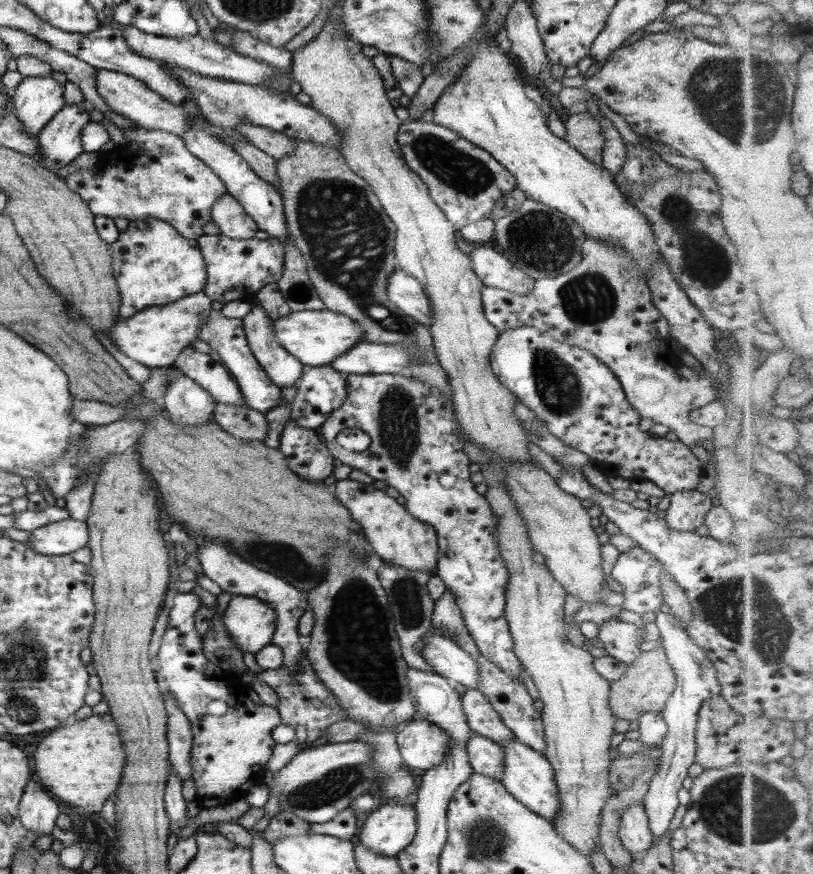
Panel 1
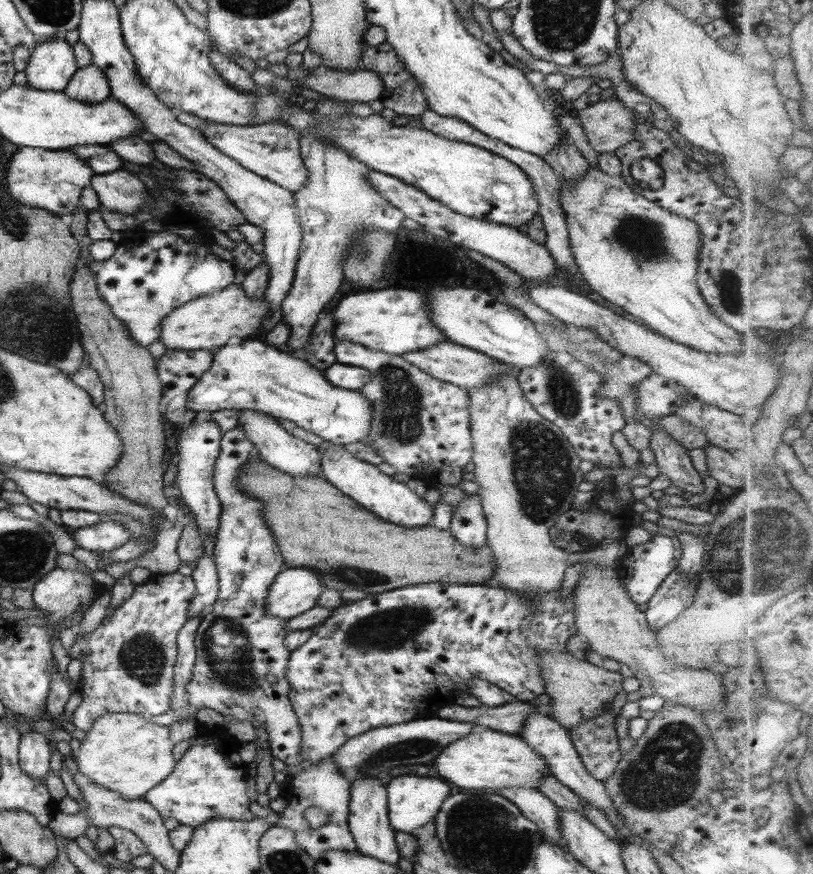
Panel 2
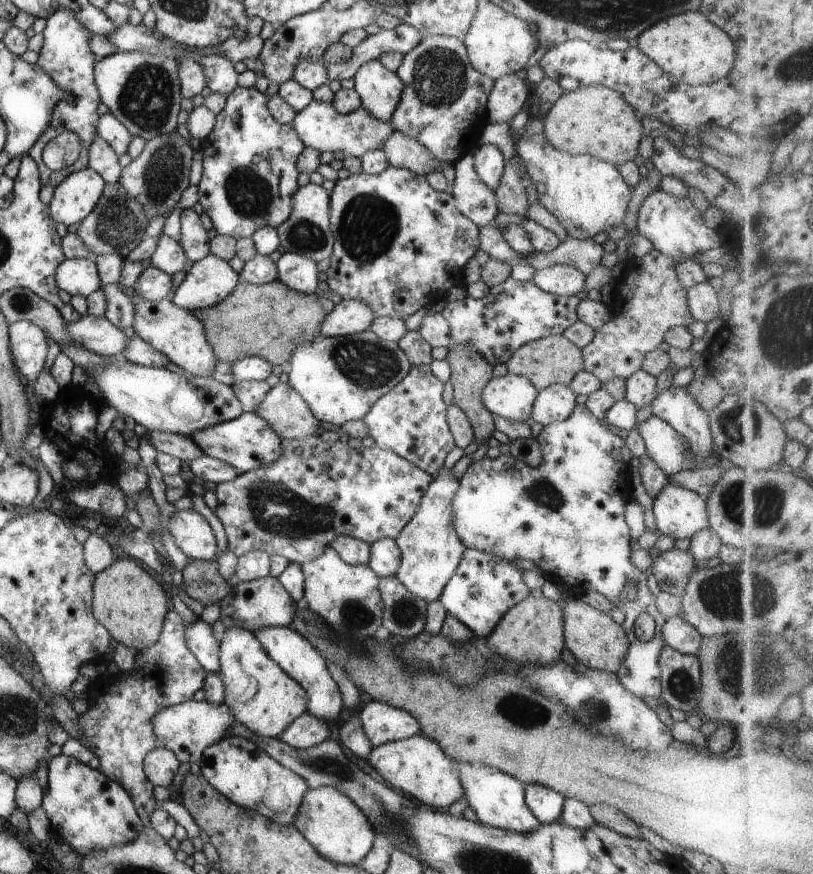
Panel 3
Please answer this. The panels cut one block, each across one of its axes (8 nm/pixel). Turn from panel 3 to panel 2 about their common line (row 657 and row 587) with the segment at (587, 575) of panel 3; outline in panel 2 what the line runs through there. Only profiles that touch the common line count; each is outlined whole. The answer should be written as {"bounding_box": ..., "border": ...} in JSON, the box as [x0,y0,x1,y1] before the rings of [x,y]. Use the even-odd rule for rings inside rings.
{"bounding_box":[615,534,681,605],"border":[[[656,534],[644,544],[628,547],[622,562],[616,566],[615,572],[619,574],[624,587],[630,593],[630,599],[637,605],[644,604],[654,596],[656,590],[661,587],[660,584],[666,580],[669,574],[678,568],[681,553],[681,543],[677,538]]]}

